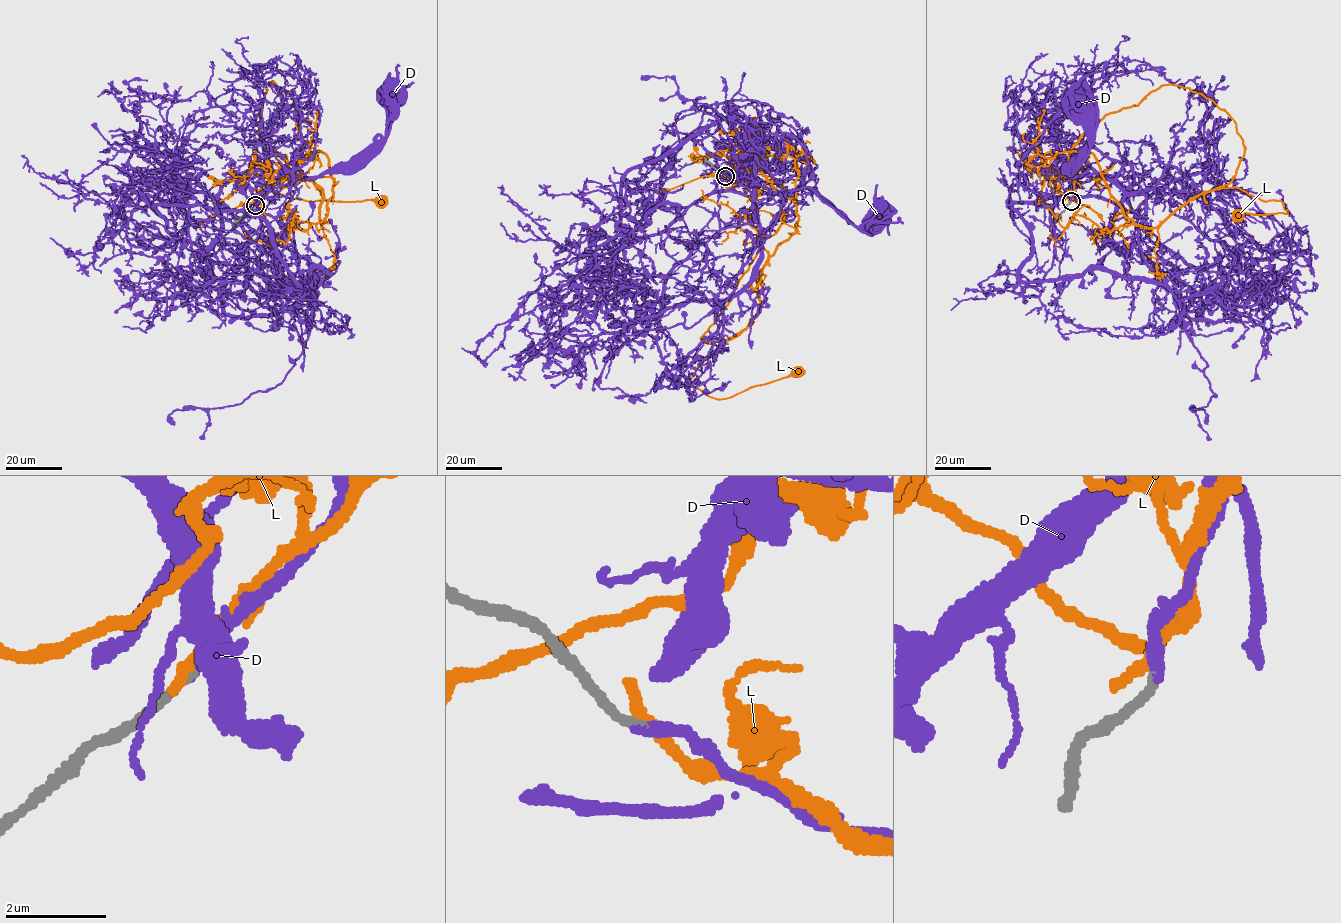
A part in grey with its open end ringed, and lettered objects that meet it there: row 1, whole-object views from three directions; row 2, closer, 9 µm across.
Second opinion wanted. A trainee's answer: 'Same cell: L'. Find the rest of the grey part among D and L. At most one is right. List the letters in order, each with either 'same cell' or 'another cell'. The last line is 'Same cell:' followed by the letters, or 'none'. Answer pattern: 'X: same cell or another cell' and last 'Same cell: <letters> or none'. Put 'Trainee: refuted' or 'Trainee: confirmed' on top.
Trainee: refuted
D: same cell
L: another cell
Same cell: D

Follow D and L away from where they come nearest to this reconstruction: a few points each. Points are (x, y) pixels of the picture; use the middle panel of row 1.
D: (725, 176), (734, 181), (731, 174), (742, 178), (731, 190), (748, 196), (811, 187), (858, 228), (879, 212)
L: (725, 175), (774, 188), (793, 201), (798, 218), (761, 271), (759, 310), (690, 381), (723, 399), (797, 372)

